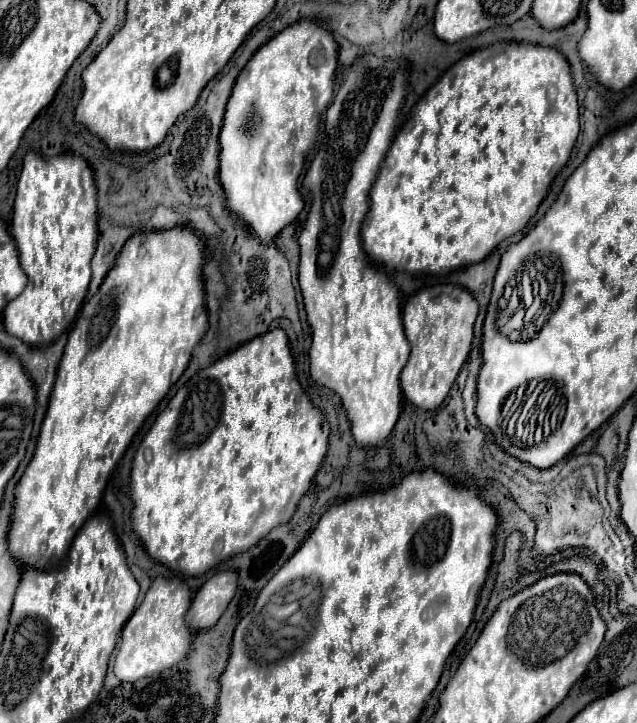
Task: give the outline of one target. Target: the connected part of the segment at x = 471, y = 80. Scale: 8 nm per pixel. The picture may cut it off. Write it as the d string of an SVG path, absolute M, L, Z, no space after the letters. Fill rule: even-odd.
M495 43L483 49L469 53L467 57L459 59L453 67L449 67L435 85L419 99L419 103L411 109L407 121L395 135L389 153L379 169L379 175L371 189L371 207L365 215L361 227L361 239L365 253L379 265L389 271L405 271L405 273L449 273L465 265L481 263L501 241L521 231L527 221L535 215L539 203L545 199L551 181L559 173L559 169L567 163L571 149L575 145L579 133L579 105L577 93L571 77L569 61L555 49L543 47L533 43Z

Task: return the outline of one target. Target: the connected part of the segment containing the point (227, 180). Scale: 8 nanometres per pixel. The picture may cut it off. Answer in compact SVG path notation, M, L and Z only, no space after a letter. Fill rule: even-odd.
M301 19L267 41L237 77L219 133L219 181L225 189L225 203L231 215L253 229L261 241L273 241L305 205L299 191L299 175L317 141L321 113L333 99L335 69L337 43L331 33L319 23Z

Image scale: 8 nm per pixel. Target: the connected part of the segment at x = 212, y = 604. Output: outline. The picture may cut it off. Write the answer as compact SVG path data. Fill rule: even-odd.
M221 571L207 579L203 587L195 593L195 599L187 613L187 625L193 631L211 629L227 609L229 601L235 595L235 589L237 589L235 571Z

